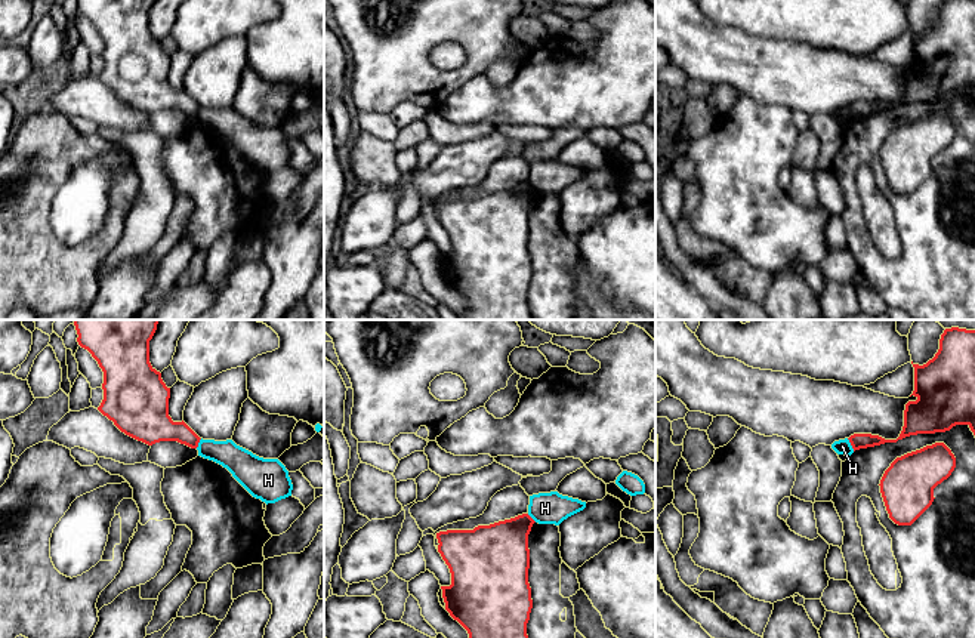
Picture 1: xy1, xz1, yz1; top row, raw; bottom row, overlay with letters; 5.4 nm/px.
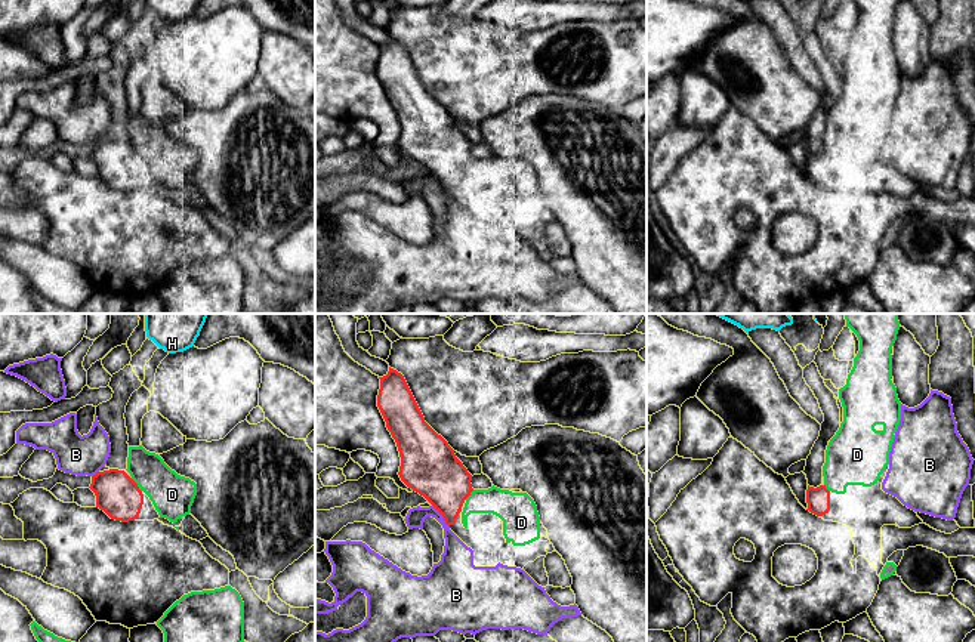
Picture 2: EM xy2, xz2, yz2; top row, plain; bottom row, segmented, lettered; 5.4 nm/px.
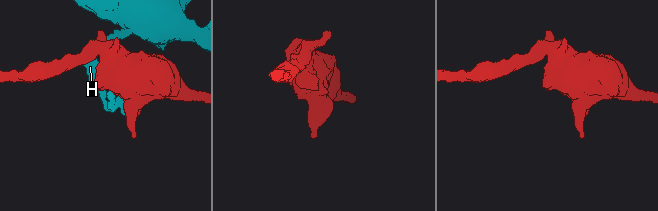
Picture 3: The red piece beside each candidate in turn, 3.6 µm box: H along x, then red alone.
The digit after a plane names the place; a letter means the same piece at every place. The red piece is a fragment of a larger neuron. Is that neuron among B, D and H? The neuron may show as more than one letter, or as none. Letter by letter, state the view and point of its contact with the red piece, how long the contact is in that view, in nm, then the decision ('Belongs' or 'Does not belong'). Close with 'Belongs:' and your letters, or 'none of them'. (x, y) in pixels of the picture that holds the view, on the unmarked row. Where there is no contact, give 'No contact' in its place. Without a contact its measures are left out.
B: Touches red at xz2 (443, 185). Shared border 160 nm. Does not belong
D: Touches red at xy2 (136, 154). Shared border 100 nm. Does not belong
H: Touches red at yz1 (851, 113). Shared border 80 nm. Does not belong
Belongs: none of them

